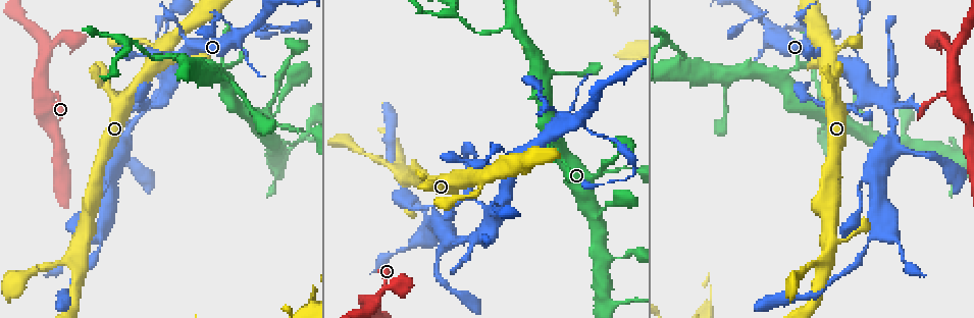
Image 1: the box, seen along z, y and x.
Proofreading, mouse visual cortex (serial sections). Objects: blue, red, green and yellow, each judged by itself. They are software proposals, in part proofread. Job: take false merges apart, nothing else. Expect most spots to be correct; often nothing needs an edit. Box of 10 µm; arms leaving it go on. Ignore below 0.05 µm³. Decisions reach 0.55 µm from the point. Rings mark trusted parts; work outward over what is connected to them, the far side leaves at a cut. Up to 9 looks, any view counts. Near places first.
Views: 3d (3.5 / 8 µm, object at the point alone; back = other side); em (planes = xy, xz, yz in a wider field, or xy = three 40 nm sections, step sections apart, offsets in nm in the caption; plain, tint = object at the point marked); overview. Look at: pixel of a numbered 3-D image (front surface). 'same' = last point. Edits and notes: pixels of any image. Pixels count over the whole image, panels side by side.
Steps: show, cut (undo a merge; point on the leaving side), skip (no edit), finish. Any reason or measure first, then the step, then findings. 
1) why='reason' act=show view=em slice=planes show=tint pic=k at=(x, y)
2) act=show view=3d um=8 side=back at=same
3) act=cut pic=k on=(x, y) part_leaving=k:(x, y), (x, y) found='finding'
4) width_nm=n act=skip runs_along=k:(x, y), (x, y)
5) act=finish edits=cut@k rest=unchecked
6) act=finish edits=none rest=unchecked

why='a narrow waist' act=show view=3d um=8 pic=1 at=(836, 77)

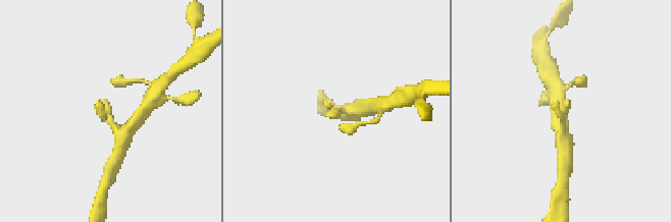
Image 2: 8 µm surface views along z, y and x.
why='shape alone is not enough' act=show view=em slice=xy step=1 show=tint at=same

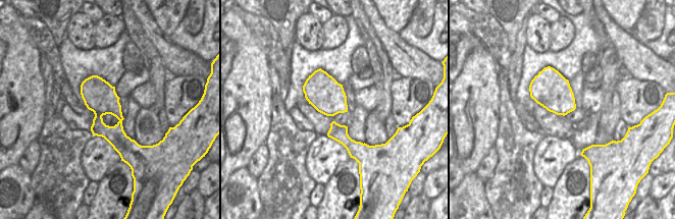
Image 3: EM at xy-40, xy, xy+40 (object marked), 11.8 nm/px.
act=skip found='all the same cell'

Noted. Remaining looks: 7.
why='arms part here' act=show view=3d um=3.5 pic=1 at=(953, 55)

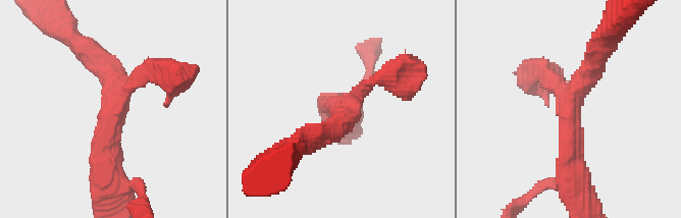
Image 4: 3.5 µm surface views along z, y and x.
arms=3 arm_widths_nm=200,350,350 act=show view=em slice=planes show=tint pic=4 at=(343, 105)

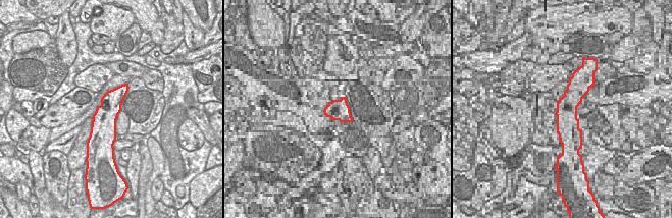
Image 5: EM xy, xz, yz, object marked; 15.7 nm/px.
why='cut it another way' act=show view=em slice=xy step=5 show=tint at=same

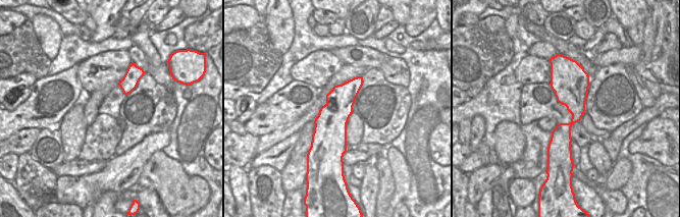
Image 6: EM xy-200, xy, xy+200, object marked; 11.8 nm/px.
act=skip found='one cell here'

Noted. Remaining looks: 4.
act=show view=3d um=8 pic=1 at=(868, 246)

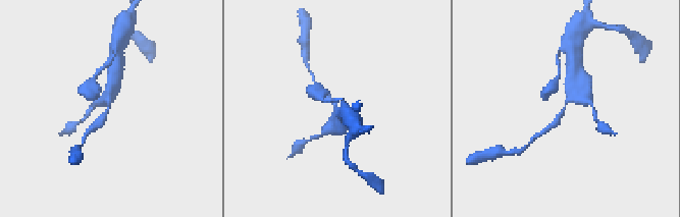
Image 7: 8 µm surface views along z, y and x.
arm_widths_nm=250,450 why='shape alone is not enough' act=show view=em slice=xy step=1 show=tint at=same

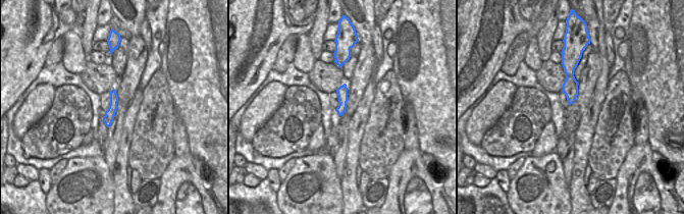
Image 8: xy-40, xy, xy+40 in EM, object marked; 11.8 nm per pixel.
width_nm=130 act=skip runs_along=7:(574, 85), (574, 94), (548, 128) found='one cell here'

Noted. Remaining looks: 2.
why='narrows sharply' act=show view=3d um=3.5 pic=1 at=(682, 55)

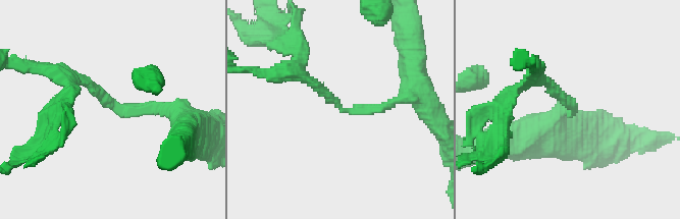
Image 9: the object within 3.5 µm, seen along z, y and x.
arm_widths_nm=150,150 act=show view=em slice=planes show=tint pic=9 at=(116, 106)

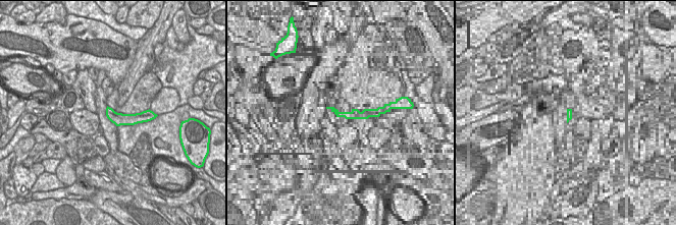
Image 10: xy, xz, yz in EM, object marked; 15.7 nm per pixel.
act=skip runs_along=10:(108, 110), (116, 118), (145, 117) found='one cell here'

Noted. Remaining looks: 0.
act=finish edits=none rest=unchecked

